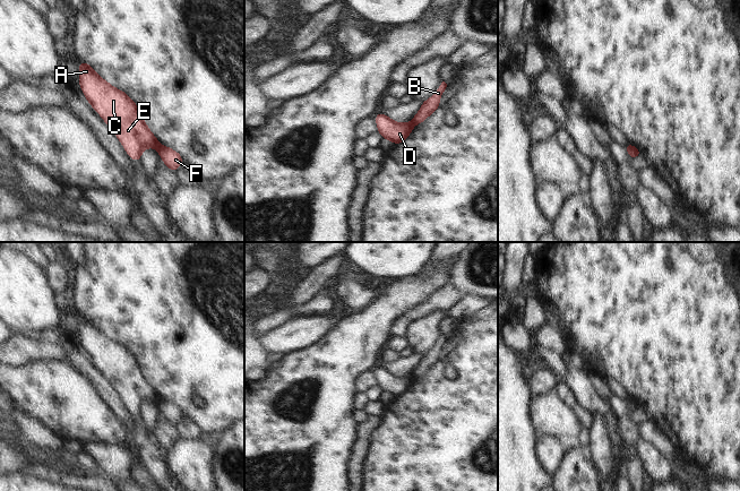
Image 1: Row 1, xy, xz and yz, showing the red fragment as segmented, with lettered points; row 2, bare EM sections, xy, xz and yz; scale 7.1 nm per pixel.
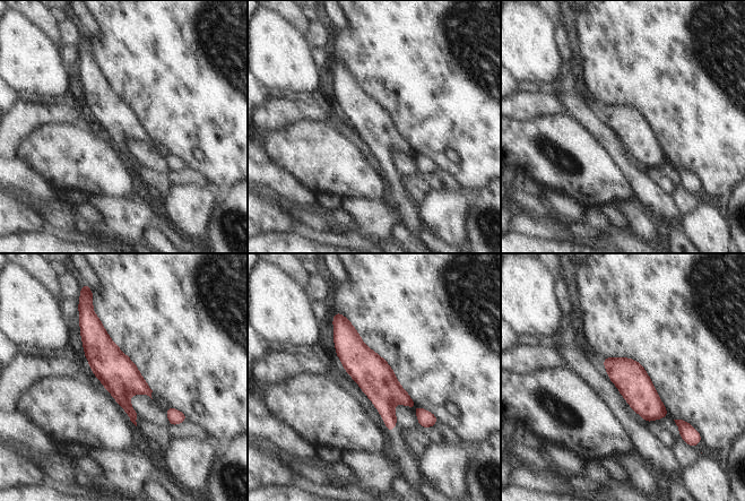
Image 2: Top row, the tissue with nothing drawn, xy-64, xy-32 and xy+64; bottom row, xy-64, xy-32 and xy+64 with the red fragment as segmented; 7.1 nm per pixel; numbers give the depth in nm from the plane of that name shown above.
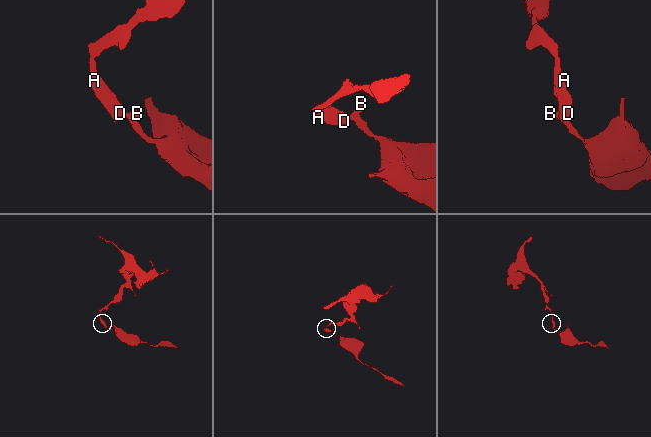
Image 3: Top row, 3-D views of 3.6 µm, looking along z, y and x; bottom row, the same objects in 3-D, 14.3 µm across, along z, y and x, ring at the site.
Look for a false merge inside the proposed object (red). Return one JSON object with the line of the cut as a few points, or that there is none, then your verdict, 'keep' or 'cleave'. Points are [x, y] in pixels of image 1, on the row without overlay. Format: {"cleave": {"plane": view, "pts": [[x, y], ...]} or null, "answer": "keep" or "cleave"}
{"cleave": {"plane": "xy", "pts": [[161, 398], [157, 402]]}, "answer": "cleave"}

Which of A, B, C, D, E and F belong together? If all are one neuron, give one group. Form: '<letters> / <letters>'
A C D E / B F

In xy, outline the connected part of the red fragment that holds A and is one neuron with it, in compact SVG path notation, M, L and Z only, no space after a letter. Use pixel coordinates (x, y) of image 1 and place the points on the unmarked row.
M89 317L78 318L79 339L86 354L111 381L130 412L138 415L145 402L158 403L161 397L129 348L105 335Z

